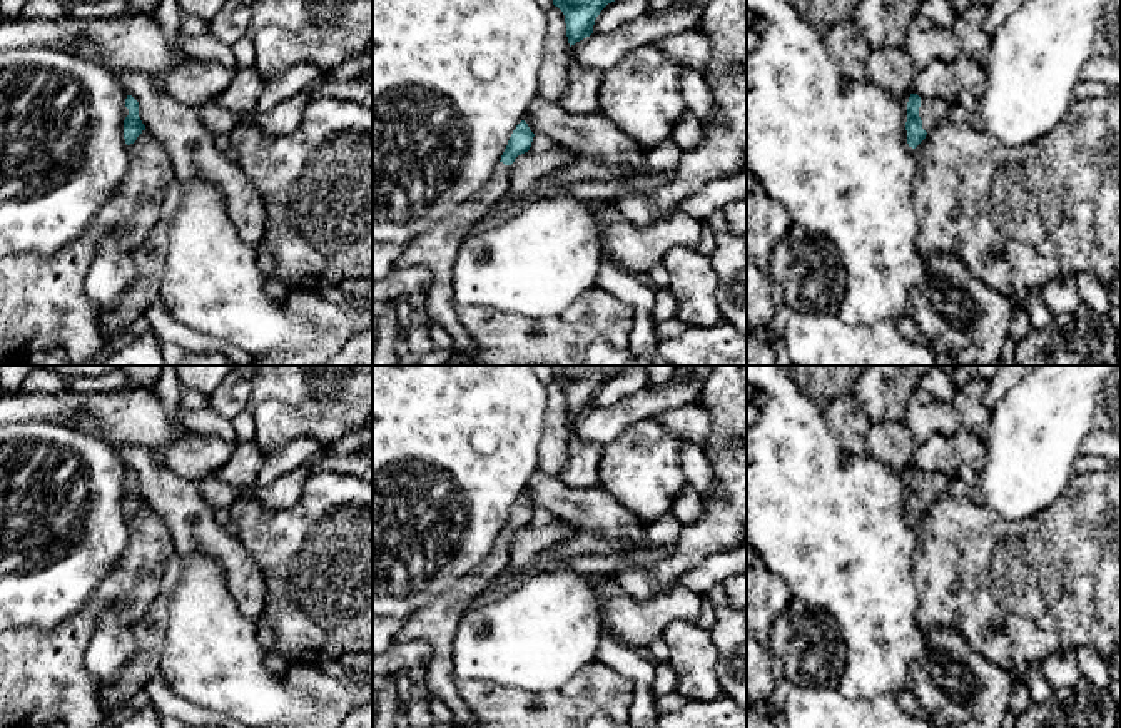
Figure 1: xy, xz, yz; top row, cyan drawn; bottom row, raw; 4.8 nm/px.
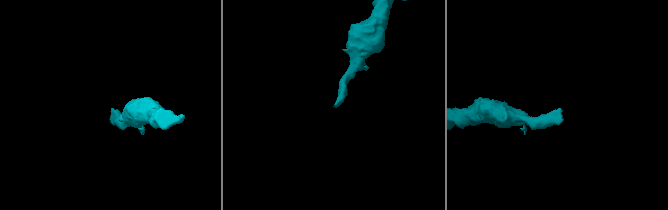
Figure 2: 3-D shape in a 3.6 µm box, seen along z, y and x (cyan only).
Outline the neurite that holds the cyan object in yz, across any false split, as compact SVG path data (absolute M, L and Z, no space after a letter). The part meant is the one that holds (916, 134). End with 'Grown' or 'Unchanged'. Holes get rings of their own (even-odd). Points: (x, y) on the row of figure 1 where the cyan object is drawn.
M910 94L905 122L909 147L916 149L937 122L947 120L952 107L946 100L926 100Z. Grown

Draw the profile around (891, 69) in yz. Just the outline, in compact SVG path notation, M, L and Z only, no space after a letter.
M904 45L872 50L867 60L867 80L890 92L909 94L916 73Z

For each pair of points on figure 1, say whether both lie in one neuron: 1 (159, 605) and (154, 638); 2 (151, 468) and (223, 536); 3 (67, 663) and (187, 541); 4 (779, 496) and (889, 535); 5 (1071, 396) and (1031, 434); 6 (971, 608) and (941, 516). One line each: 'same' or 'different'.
1: same
2: same
3: different
4: same
5: same
6: same

